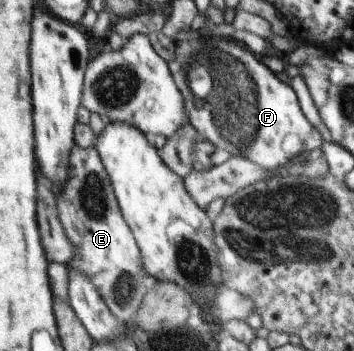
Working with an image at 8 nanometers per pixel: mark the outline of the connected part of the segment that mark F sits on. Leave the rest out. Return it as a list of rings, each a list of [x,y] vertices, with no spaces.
[[[190,30],[182,41],[176,43],[175,57],[174,61],[168,61],[168,67],[183,95],[189,120],[201,139],[210,141],[212,145],[228,151],[230,155],[244,155],[247,160],[264,169],[284,167],[298,155],[314,152],[324,145],[320,132],[308,122],[300,110],[298,97],[292,86],[278,79],[246,45],[230,37],[216,37],[205,31]]]

